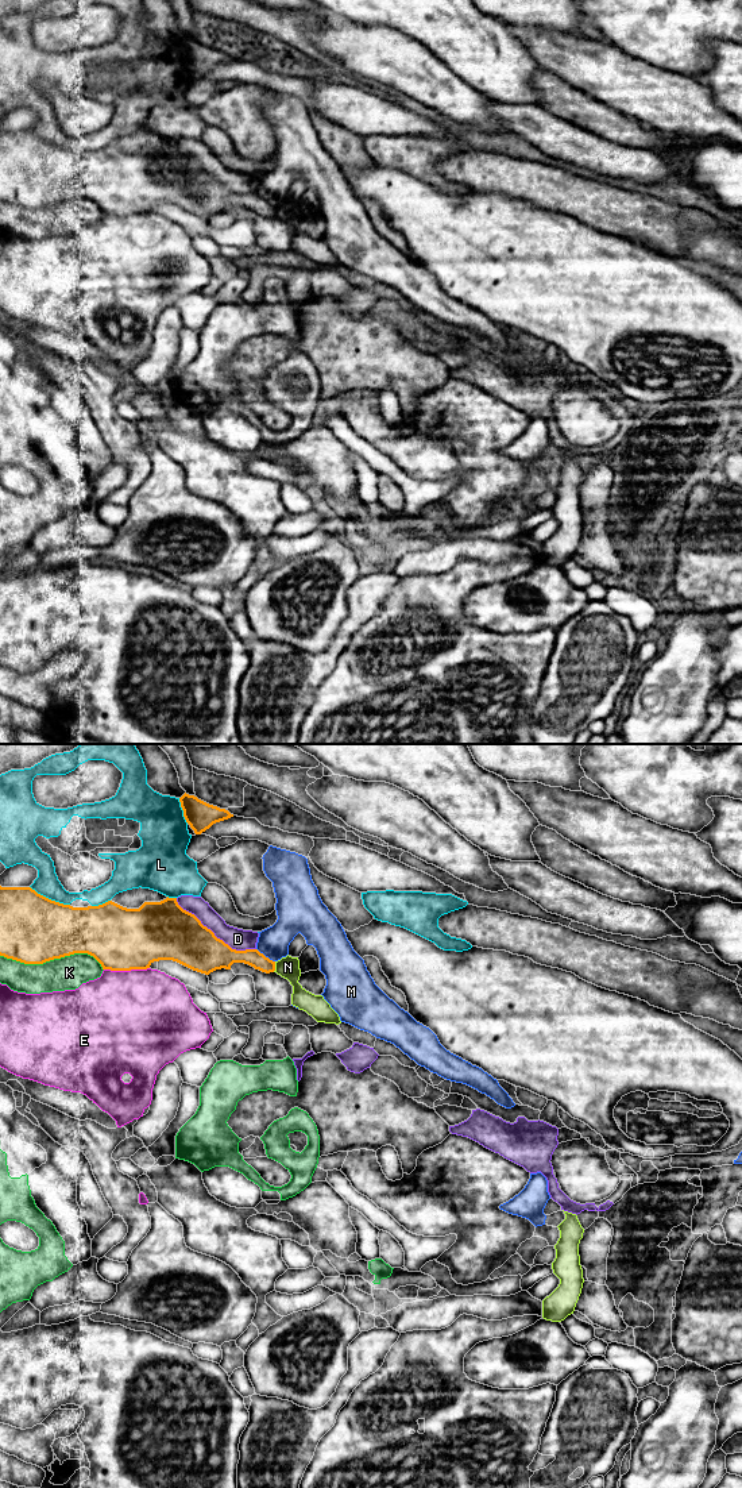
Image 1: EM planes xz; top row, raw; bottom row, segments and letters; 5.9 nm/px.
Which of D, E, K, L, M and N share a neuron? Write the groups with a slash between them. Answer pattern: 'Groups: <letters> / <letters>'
Groups: D / E / K / L / M / N

